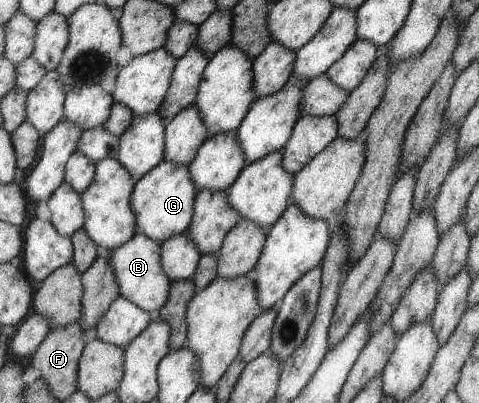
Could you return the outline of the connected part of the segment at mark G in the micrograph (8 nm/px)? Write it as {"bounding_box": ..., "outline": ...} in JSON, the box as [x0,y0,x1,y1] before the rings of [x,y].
{"bounding_box":[132,160,199,243],"outline":[[[163,160],[151,172],[137,181],[132,193],[132,206],[137,214],[138,233],[143,232],[152,240],[163,243],[170,237],[177,236],[190,229],[196,208],[196,197],[199,189],[190,170],[190,164],[176,164],[171,160]]]}

